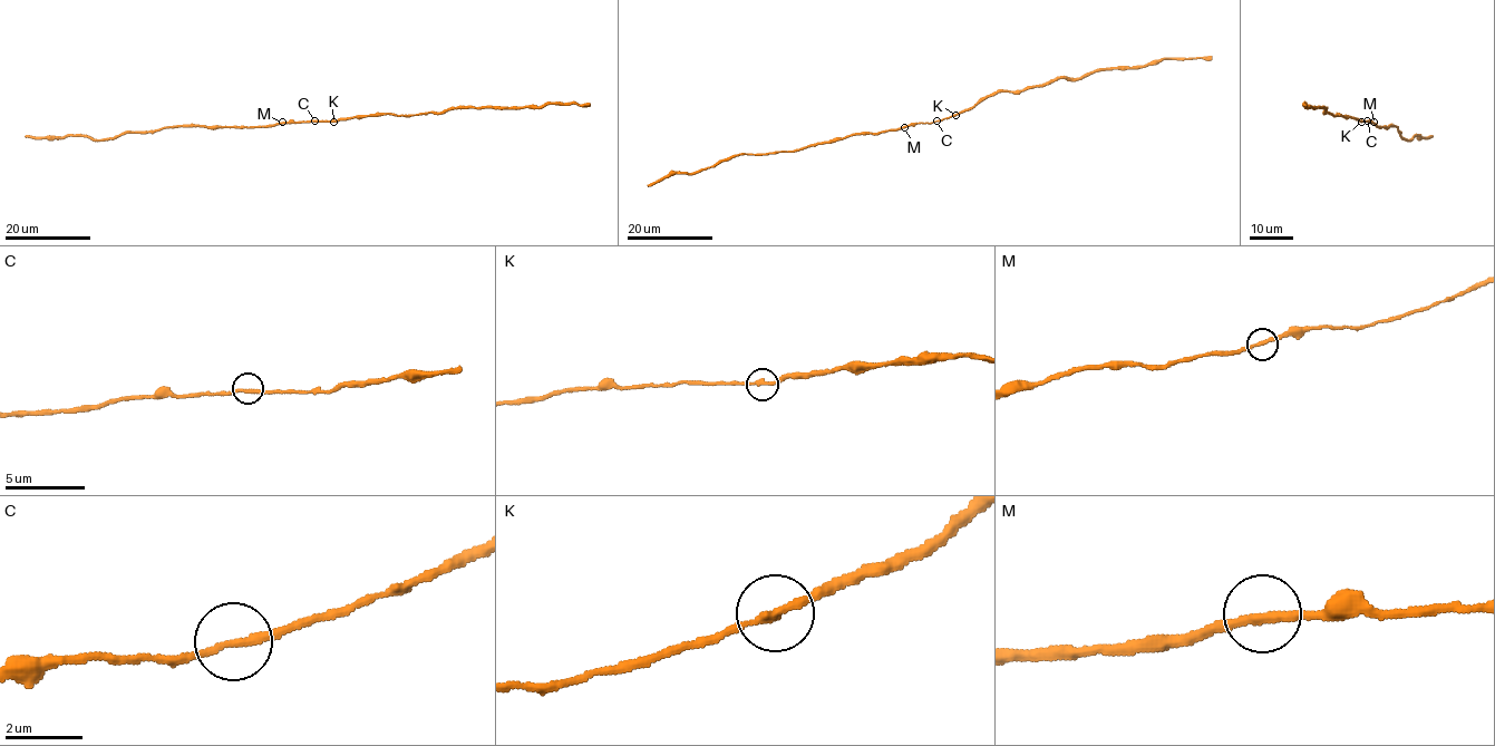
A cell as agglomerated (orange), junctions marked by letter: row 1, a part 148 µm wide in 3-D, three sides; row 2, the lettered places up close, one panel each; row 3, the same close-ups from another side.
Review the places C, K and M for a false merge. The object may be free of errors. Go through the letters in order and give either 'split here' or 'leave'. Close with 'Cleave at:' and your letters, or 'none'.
C: leave
K: leave
M: leave
Cleave at: none

